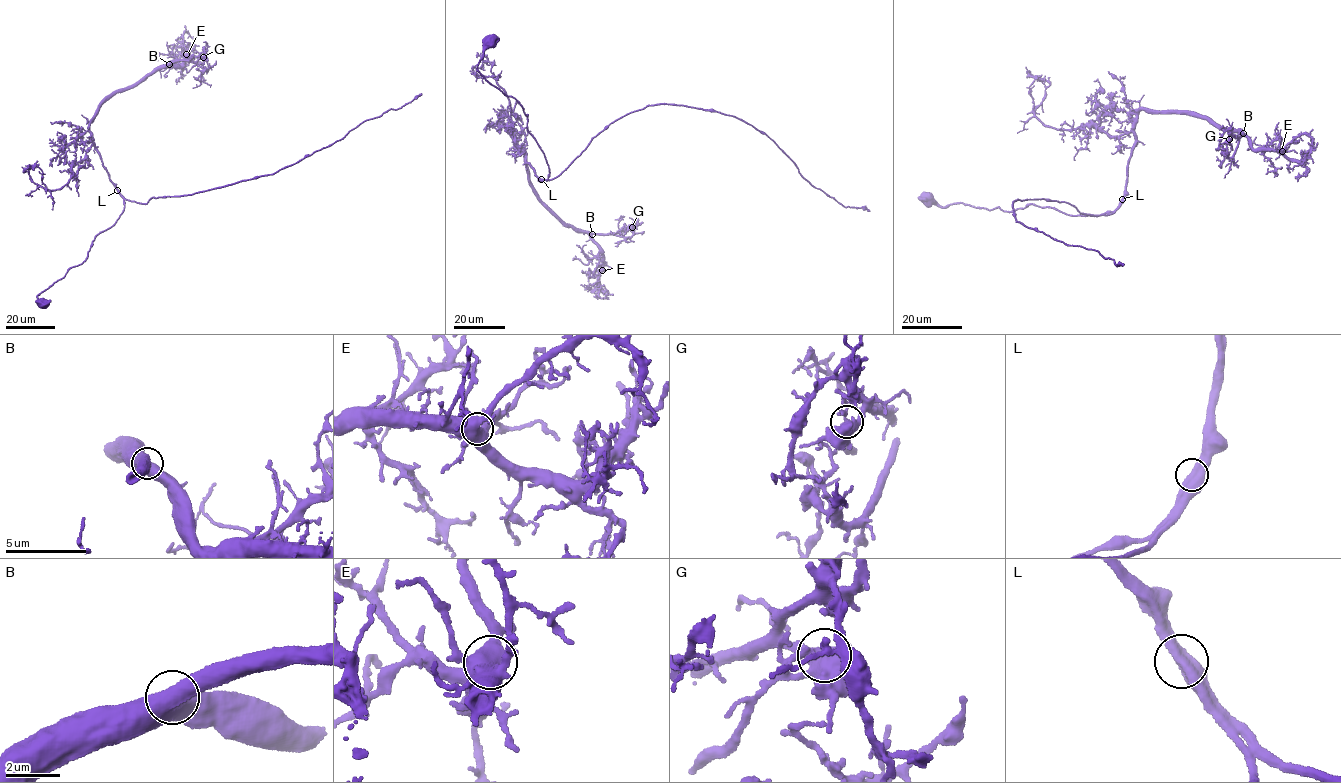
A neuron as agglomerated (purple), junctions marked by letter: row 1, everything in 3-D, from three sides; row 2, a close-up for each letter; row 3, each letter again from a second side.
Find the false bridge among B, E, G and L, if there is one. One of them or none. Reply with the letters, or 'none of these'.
none of these

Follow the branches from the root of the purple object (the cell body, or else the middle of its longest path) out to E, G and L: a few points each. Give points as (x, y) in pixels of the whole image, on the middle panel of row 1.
E: (489, 42), (477, 70), (519, 103), (548, 165), (540, 179), (524, 150), (531, 187), (595, 241), (602, 270)
G: (489, 42), (477, 70), (519, 103), (548, 165), (540, 179), (524, 150), (537, 199), (578, 229), (632, 227)
L: (489, 42), (477, 70), (485, 81), (512, 96), (523, 109), (529, 133), (548, 165), (548, 178), (541, 179)

